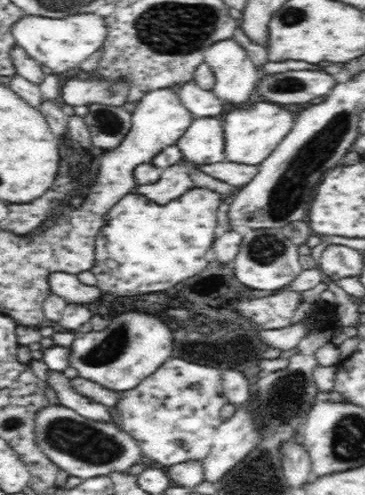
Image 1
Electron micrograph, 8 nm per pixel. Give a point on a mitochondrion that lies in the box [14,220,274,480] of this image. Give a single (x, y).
(89, 445)

